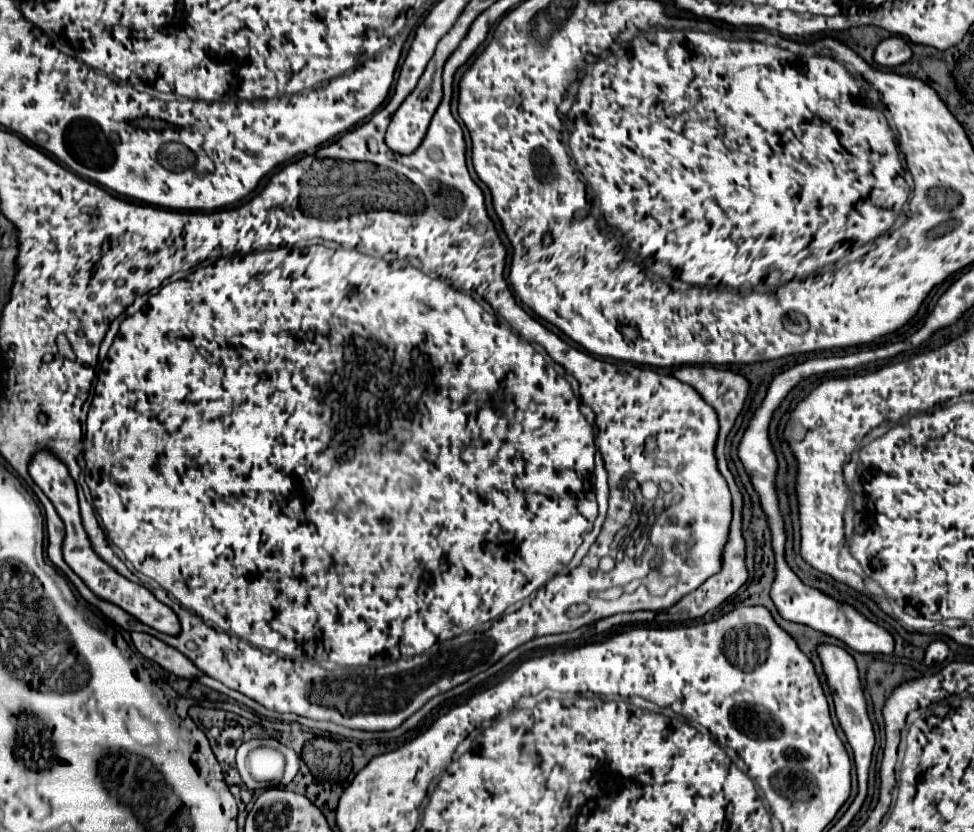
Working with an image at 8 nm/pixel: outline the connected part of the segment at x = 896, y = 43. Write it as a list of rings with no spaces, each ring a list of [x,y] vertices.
[[[890,36],[886,40],[882,40],[874,52],[874,60],[882,66],[898,66],[898,64],[904,64],[908,62],[912,56],[912,50],[910,50],[910,44],[906,38],[902,36]]]

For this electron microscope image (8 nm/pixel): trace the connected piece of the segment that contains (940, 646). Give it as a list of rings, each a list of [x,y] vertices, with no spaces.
[[[934,640],[928,648],[926,648],[926,656],[924,656],[924,662],[926,666],[932,666],[934,662],[942,662],[946,660],[948,656],[948,646],[944,640]]]

